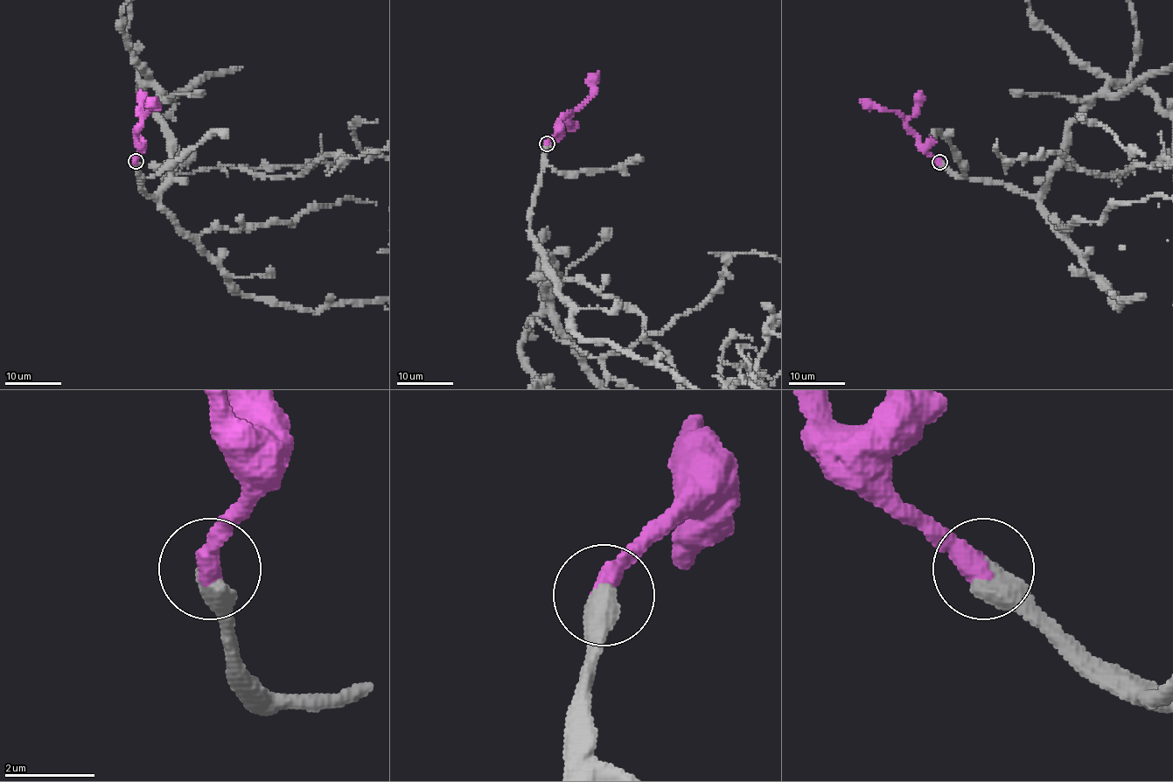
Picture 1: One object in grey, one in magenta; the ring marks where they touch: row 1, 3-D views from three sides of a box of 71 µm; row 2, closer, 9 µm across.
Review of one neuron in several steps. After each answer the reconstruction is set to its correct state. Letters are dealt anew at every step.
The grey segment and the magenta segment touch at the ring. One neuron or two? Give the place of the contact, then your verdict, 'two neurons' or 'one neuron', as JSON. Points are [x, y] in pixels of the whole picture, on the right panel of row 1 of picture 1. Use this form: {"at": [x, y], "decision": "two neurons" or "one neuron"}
{"at": [939, 162], "decision": "one neuron"}

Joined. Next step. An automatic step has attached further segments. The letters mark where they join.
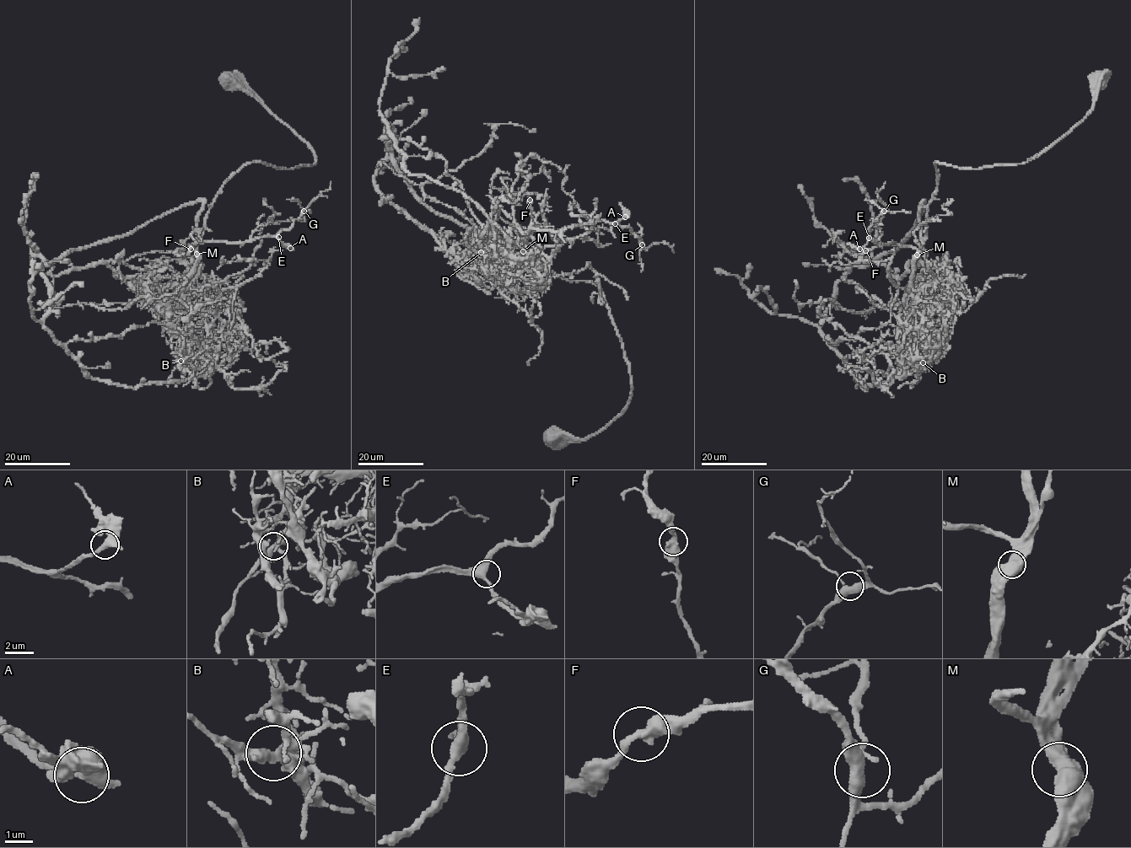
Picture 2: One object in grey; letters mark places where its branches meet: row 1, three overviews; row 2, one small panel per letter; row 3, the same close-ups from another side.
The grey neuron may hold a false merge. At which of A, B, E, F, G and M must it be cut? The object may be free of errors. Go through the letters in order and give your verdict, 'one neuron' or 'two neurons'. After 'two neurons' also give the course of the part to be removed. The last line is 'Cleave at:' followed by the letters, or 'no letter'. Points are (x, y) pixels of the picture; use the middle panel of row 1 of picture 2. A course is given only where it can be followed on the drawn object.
A: one neuron
B: one neuron
E: one neuron
F: one neuron
G: one neuron
M: one neuron
Cleave at: no letter

